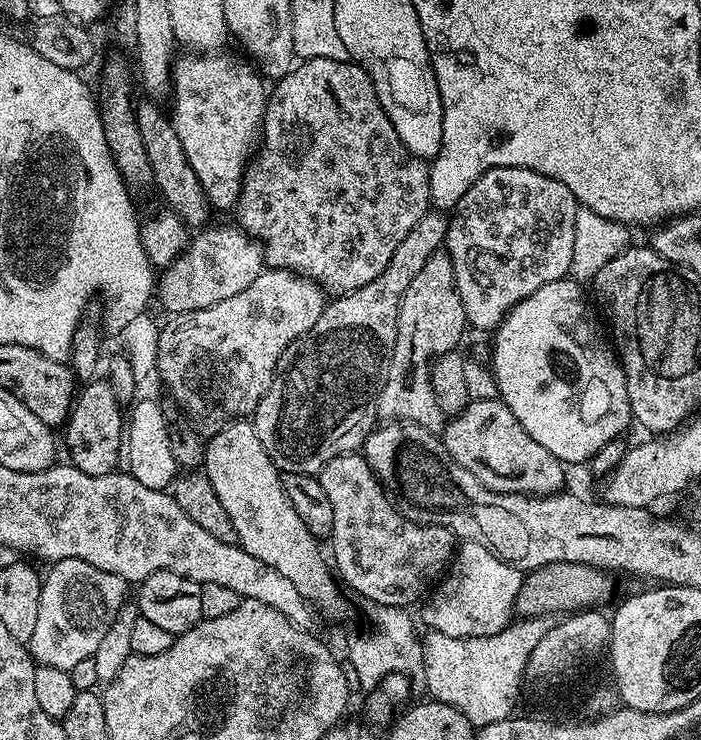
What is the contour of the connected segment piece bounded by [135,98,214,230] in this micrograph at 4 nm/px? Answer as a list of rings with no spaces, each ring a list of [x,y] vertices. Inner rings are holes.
[[[143,98],[135,103],[135,121],[138,122],[138,130],[141,131],[142,144],[146,148],[146,156],[150,158],[150,170],[152,171],[152,184],[160,191],[160,196],[165,200],[167,207],[184,221],[192,230],[200,230],[209,223],[208,215],[214,212],[208,203],[208,196],[202,190],[202,184],[198,182],[198,176],[186,162],[185,151],[182,150],[182,142],[174,131],[169,115],[160,110],[153,99]],[[204,224],[204,225],[203,225]],[[196,228],[196,229],[195,229]]]

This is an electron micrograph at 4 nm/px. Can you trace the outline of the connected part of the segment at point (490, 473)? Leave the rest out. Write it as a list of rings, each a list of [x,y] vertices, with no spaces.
[[[499,398],[469,399],[465,408],[445,423],[442,439],[454,462],[470,469],[475,469],[476,464],[480,464],[480,481],[496,492],[554,496],[565,487],[565,465],[554,458],[546,446],[538,446],[538,442],[534,442],[534,438],[522,430],[522,422],[510,414],[510,406],[506,406]]]

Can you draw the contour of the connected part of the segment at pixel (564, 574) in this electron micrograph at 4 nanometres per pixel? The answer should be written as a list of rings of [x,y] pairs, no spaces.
[[[547,564],[545,568],[527,573],[526,579],[520,585],[515,611],[521,617],[527,618],[595,609],[603,600],[612,596],[612,584],[607,579],[611,580],[601,569],[585,564]]]

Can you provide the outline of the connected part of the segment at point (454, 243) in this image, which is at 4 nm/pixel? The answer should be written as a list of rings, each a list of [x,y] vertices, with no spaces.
[[[491,168],[460,199],[448,222],[446,251],[454,266],[458,298],[462,298],[464,319],[476,328],[499,328],[518,302],[530,298],[546,282],[558,282],[571,273],[574,258],[576,199],[560,180],[546,178],[525,168]]]

